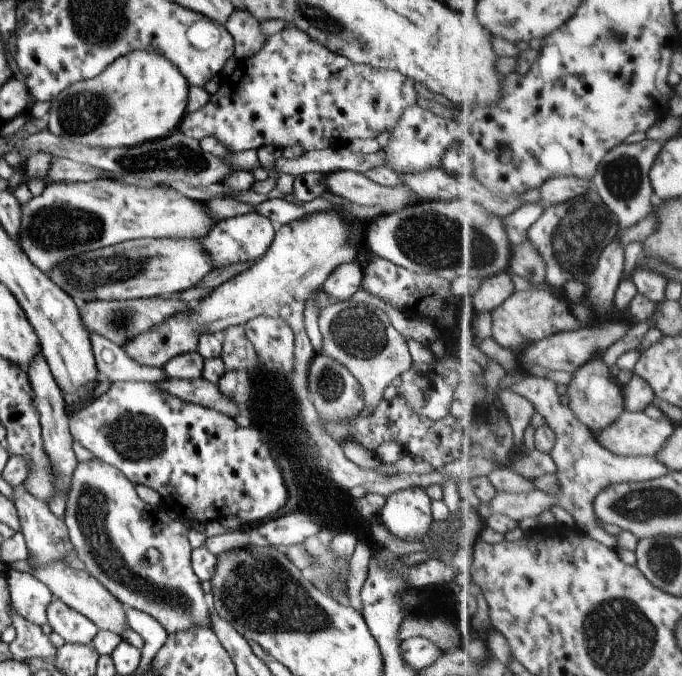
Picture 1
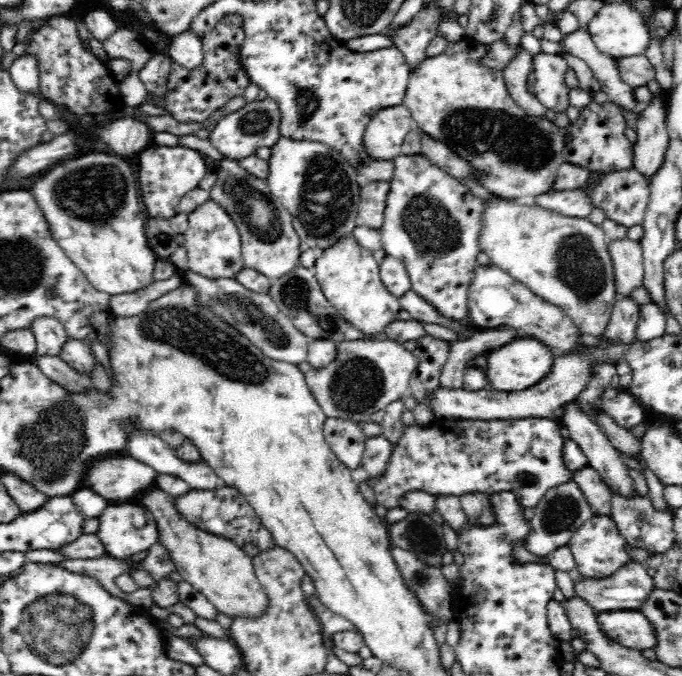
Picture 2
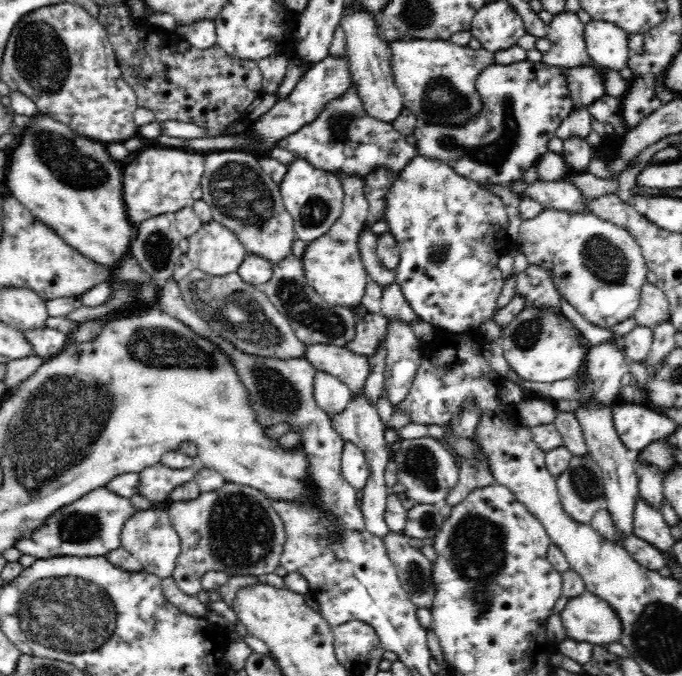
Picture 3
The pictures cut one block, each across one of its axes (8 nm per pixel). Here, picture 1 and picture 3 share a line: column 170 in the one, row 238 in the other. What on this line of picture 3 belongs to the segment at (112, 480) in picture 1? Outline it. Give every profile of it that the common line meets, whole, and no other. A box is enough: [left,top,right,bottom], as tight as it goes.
[516,209,647,328]

